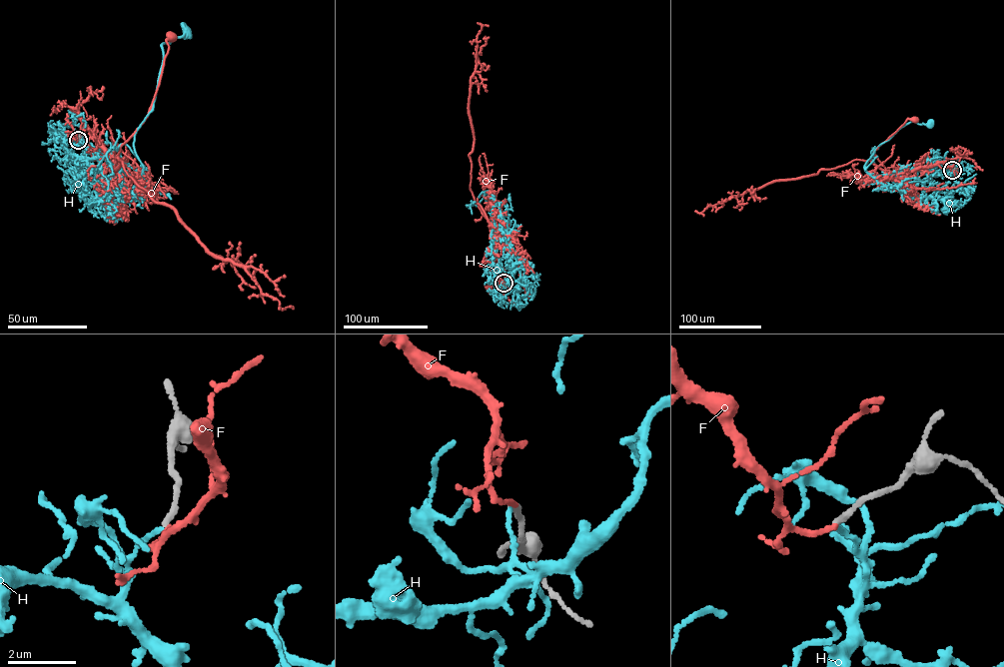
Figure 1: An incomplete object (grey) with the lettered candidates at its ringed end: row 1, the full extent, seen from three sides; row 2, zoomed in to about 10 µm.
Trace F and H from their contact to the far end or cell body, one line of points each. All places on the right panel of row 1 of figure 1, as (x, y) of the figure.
F: (952, 170), (945, 162), (897, 177), (878, 159), (874, 152), (878, 146), (907, 119), (914, 120)
H: (952, 170), (904, 170), (873, 177), (864, 169), (878, 147), (898, 129), (911, 122), (929, 125)

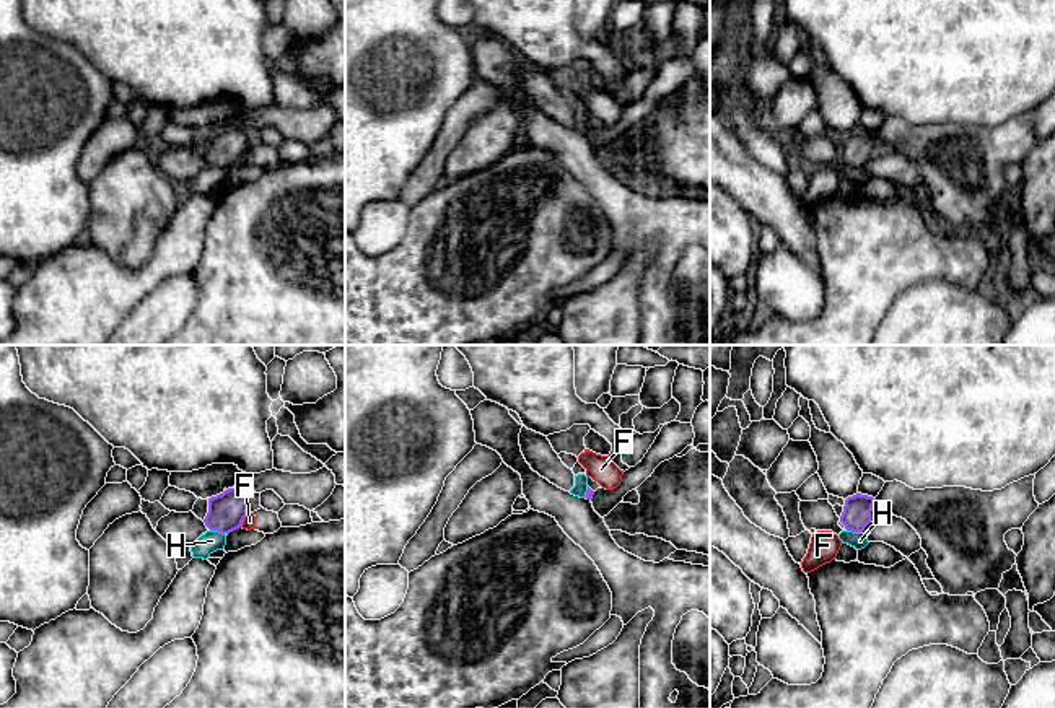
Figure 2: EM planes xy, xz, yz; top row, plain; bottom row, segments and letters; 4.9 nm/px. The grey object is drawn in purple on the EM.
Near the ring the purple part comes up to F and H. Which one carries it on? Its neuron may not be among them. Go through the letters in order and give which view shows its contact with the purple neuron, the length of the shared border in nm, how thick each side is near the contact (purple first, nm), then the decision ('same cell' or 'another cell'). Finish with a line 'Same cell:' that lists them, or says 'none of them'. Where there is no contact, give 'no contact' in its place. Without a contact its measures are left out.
F: meets purple in xy; contact 90 nm long; 190 nm thick on the purple side, 60 nm on the other; another cell
H: meets purple in xy; contact 80 nm long; 190 nm thick on the purple side, 110 nm on the other; another cell
Same cell: none of them

